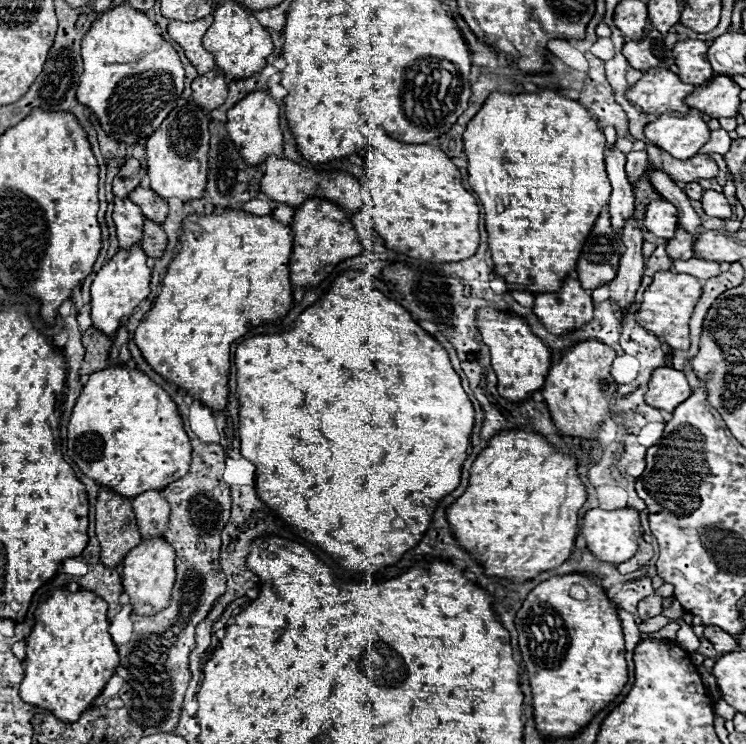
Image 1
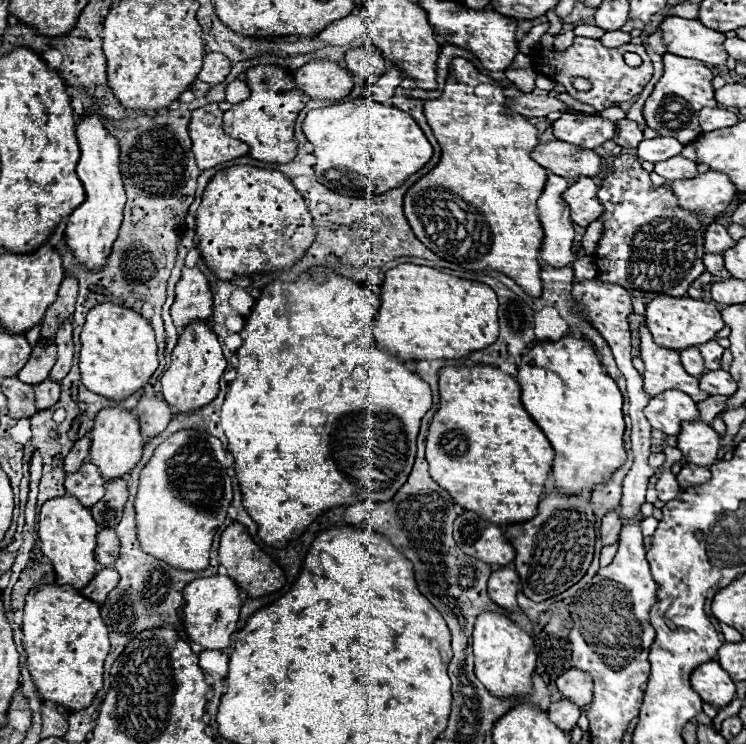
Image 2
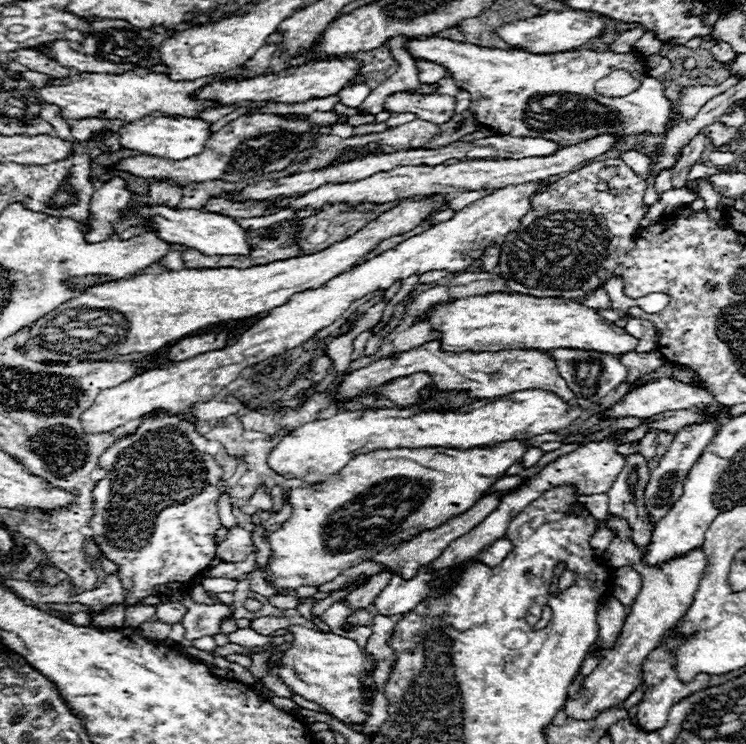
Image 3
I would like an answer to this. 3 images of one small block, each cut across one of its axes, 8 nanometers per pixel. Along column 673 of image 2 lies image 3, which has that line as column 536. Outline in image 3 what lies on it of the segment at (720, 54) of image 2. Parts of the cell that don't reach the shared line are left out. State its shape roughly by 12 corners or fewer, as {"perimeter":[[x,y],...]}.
{"perimeter":[[566,8],[498,28],[532,54],[576,50],[602,16]]}

